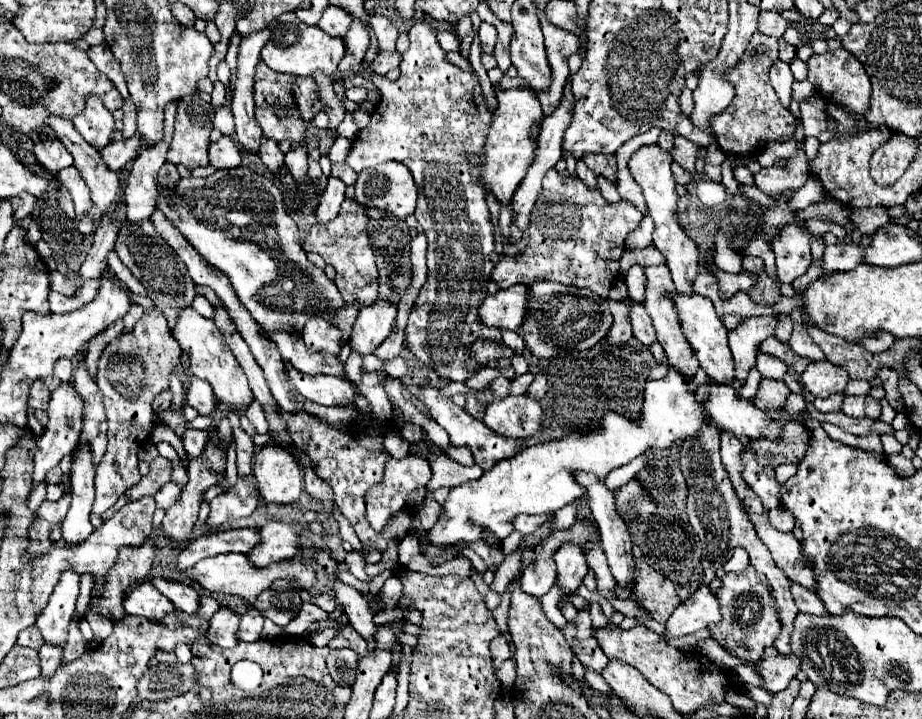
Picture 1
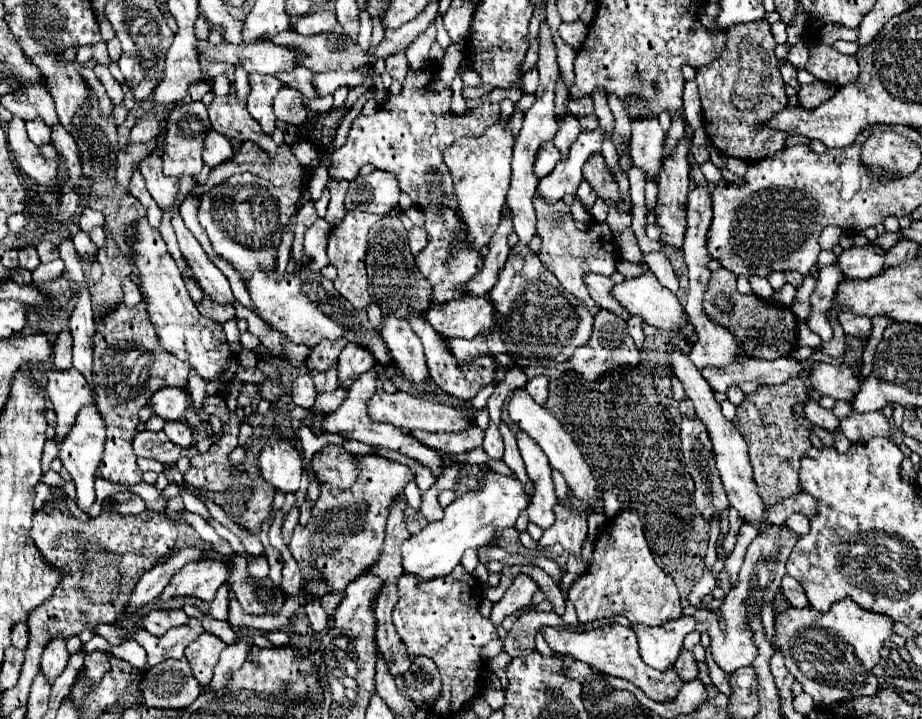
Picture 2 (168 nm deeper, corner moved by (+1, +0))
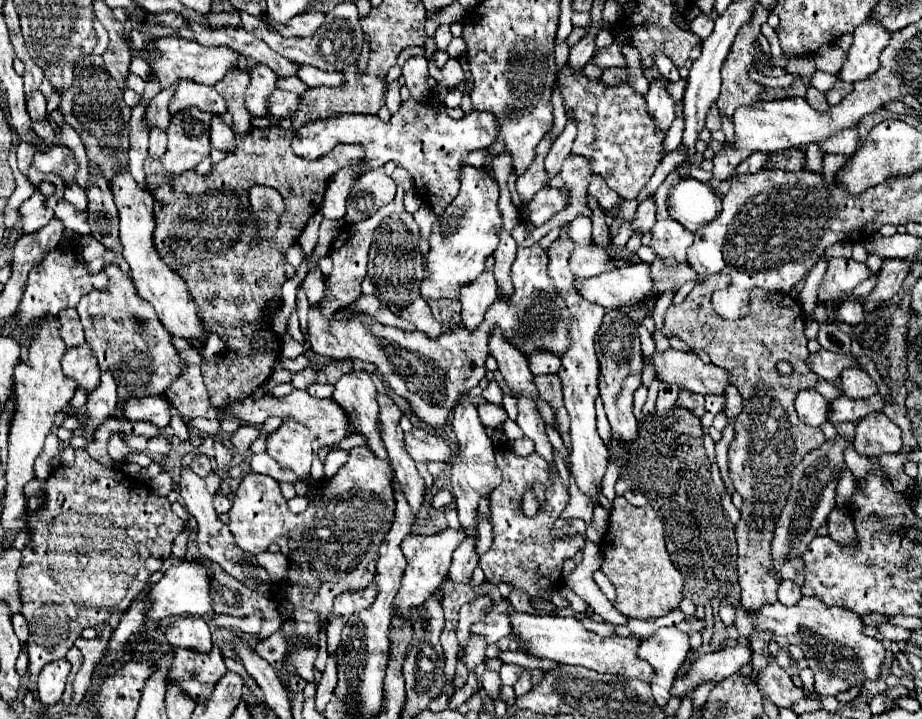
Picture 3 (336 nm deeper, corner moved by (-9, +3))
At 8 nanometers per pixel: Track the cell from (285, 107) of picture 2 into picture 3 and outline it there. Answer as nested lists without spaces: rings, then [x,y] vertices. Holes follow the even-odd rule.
[[[276,89],[276,93],[272,93],[272,97],[268,97],[268,115],[270,117],[290,119],[296,109],[298,109],[298,95],[294,95],[294,93]]]

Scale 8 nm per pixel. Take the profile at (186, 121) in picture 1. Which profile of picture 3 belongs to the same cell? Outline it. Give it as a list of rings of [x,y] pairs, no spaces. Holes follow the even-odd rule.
[[[196,107],[176,113],[168,127],[168,151],[162,165],[172,175],[194,169],[210,155],[210,119],[212,115]]]

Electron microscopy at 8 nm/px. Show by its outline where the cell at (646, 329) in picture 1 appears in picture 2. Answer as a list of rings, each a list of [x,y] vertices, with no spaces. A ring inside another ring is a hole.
[[[588,274],[584,278],[590,296],[606,310],[614,312],[616,316],[622,316],[624,320],[630,320],[630,314],[626,312],[626,308],[622,308],[622,304],[618,304],[618,300],[614,300],[614,296],[610,296],[610,288],[614,288],[612,278],[602,276],[602,274]]]

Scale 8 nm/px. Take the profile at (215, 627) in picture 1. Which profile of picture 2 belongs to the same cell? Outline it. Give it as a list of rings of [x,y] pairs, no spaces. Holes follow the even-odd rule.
[[[202,632],[198,636],[198,640],[194,640],[186,648],[186,658],[188,658],[192,672],[200,686],[204,686],[212,680],[214,666],[224,648],[226,648],[226,644],[222,644],[222,640],[218,640],[218,636],[210,634],[210,632]]]

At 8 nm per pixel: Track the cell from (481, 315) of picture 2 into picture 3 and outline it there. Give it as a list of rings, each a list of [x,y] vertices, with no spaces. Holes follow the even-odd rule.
[[[414,299],[406,309],[398,313],[398,317],[410,321],[416,327],[416,331],[428,337],[438,337],[440,333],[450,333],[456,329],[456,327],[444,327],[442,323],[438,323],[424,299]]]

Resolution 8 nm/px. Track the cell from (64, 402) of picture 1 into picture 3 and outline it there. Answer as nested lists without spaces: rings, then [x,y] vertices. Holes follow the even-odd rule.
[[[78,345],[72,347],[64,353],[62,359],[62,369],[68,377],[72,377],[78,385],[82,385],[86,391],[92,391],[98,387],[100,383],[100,367],[98,361],[92,353],[92,349],[88,349],[88,345]]]

